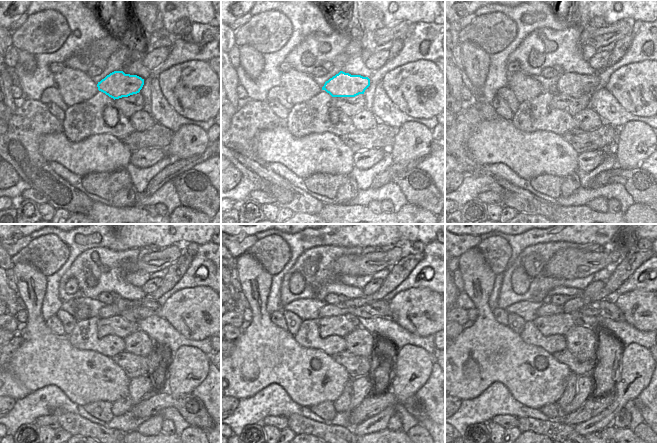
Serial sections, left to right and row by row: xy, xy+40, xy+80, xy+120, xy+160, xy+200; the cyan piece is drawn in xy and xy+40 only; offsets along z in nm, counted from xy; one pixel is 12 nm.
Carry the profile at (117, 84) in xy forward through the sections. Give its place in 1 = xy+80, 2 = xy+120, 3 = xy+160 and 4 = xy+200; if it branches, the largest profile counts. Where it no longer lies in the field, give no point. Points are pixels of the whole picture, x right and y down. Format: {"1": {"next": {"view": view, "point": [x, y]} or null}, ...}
{"1": {"next": {"view": "xy+80", "point": [572, 84]}}, "2": {"next": {"view": "xy+120", "point": [140, 309]}}, "3": {"next": {"view": "xy+160", "point": [380, 308]}}, "4": {"next": {"view": "xy+200", "point": [606, 308]}}}

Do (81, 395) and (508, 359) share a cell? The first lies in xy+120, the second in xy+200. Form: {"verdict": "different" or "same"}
{"verdict": "same"}

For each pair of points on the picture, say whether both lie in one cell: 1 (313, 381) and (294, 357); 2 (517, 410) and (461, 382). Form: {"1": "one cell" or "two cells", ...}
{"1": "one cell", "2": "two cells"}

